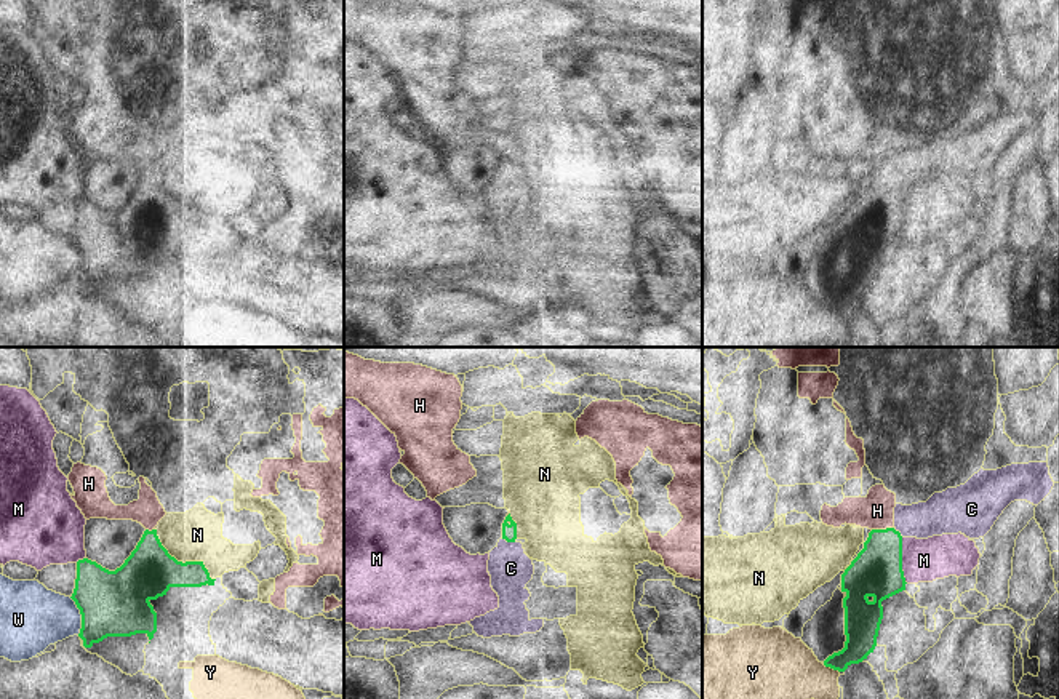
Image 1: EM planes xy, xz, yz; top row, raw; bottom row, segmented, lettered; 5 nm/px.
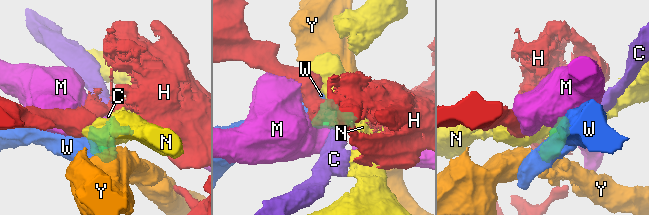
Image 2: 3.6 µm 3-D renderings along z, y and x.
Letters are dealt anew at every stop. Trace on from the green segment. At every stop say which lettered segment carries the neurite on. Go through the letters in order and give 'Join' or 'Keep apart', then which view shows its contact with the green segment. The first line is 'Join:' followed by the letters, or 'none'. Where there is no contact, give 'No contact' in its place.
Join: C
C: Join. Touches green in xz
H: Keep apart. Touches green in yz
M: Keep apart. Touches green in yz
N: Keep apart. Touches green in xy
W: Keep apart. Touches green in xy
Y: Keep apart. Touches green in yz

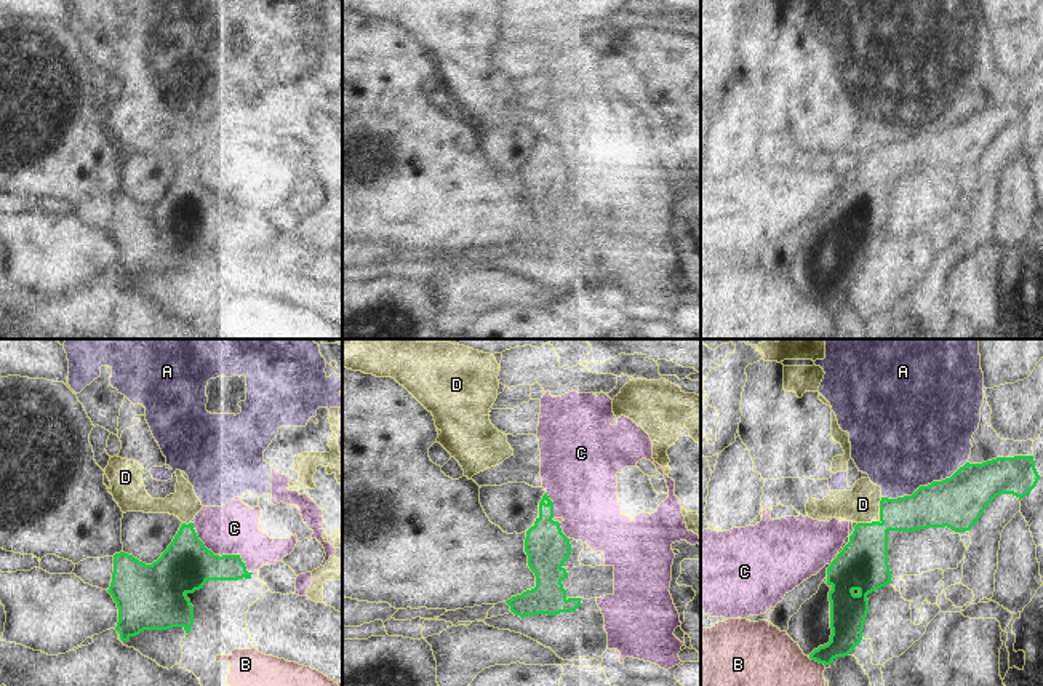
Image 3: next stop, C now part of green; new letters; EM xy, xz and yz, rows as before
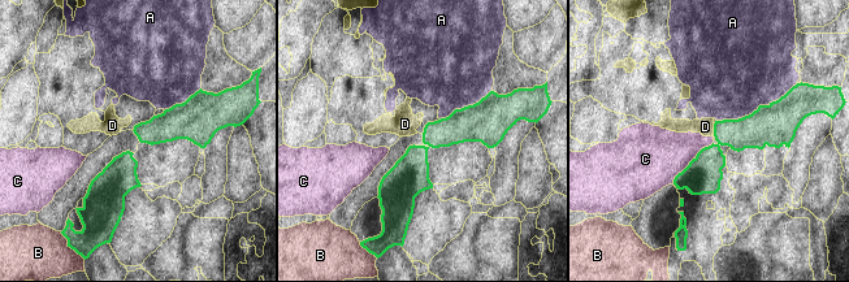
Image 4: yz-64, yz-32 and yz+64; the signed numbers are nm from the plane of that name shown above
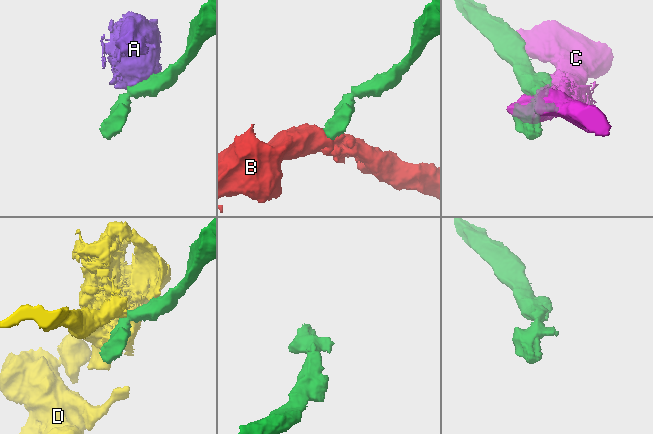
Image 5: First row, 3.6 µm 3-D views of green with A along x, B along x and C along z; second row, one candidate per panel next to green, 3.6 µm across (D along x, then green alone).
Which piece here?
Join: none
A: Keep apart. Touches green in yz
B: Keep apart. Touches green in yz
C: Keep apart. Touches green in xy
D: Keep apart. Touches green in yz

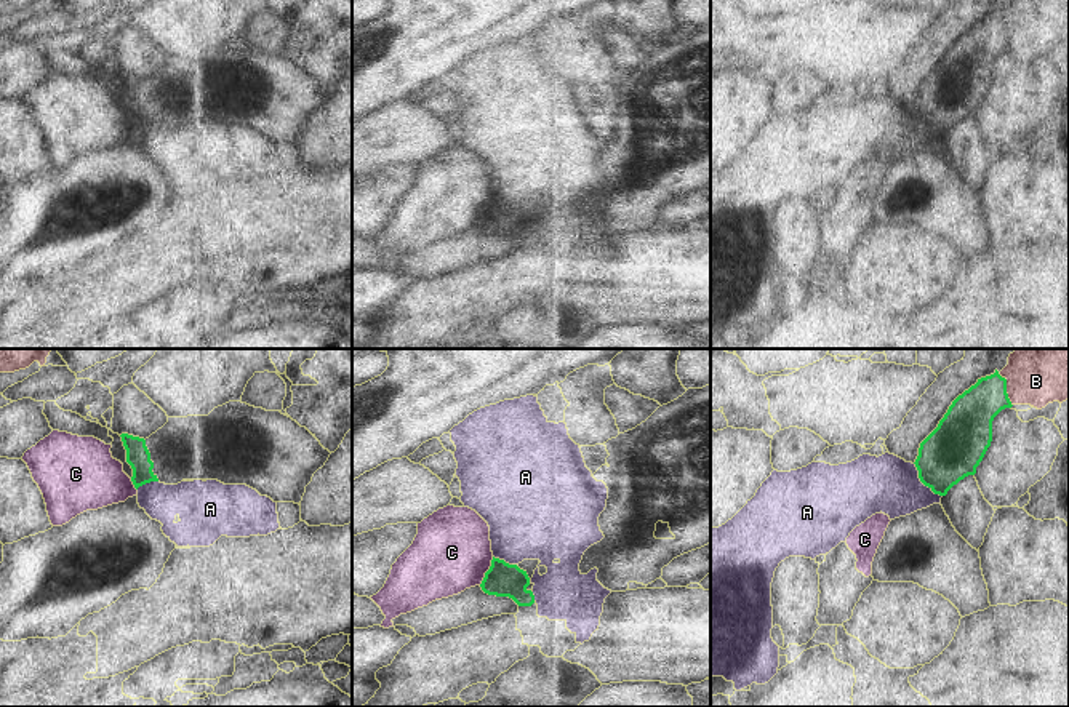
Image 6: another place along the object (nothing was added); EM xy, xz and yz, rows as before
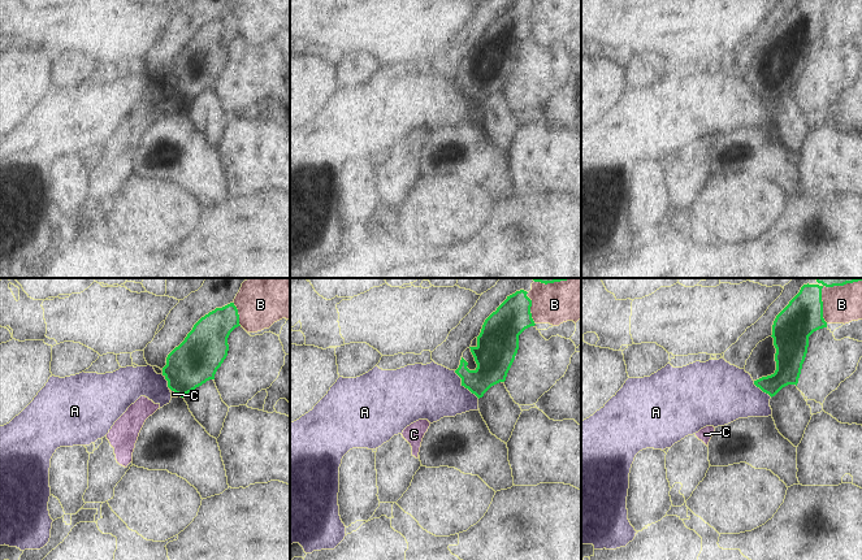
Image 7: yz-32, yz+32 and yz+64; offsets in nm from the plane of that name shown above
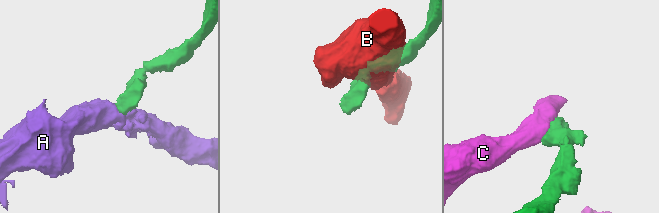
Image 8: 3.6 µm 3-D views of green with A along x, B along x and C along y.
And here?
Join: none
A: Keep apart. Touches green in yz
B: Keep apart. Touches green in yz
C: Keep apart. Touches green in xz

